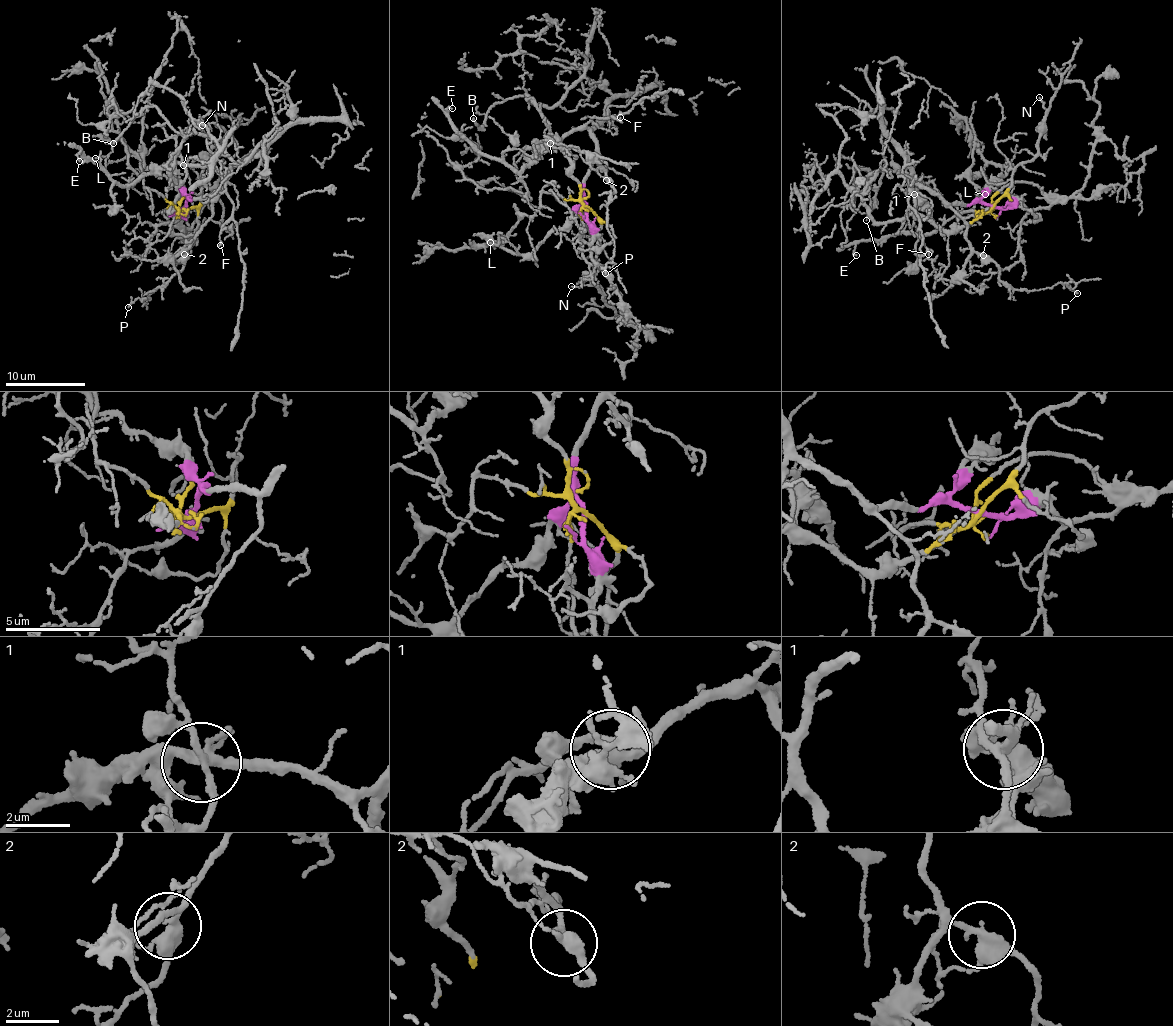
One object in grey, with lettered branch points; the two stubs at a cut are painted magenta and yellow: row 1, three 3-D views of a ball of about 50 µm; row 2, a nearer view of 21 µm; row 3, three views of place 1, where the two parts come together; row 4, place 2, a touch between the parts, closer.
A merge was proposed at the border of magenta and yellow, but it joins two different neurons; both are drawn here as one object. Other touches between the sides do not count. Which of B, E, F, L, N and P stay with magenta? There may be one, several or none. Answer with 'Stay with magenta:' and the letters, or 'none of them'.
Stay with magenta: E, F, L, P

